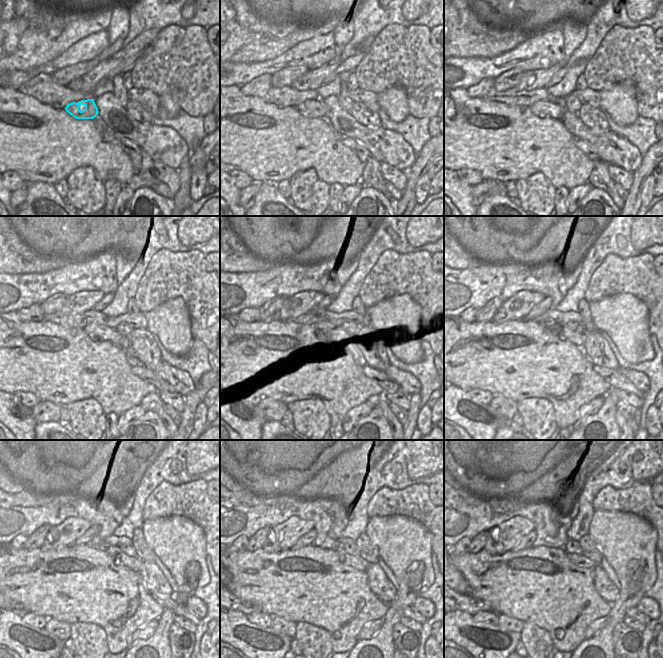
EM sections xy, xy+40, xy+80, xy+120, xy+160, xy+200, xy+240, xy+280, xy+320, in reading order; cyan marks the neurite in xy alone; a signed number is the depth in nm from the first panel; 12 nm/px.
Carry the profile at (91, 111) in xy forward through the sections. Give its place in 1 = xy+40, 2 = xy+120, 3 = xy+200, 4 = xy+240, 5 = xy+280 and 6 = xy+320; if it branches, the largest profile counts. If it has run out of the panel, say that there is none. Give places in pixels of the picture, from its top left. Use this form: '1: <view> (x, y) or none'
1: xy+40 (317, 108)
2: xy+120 (96, 332)
3: xy+200 (564, 333)
4: xy+240 (120, 558)
5: xy+280 (358, 563)
6: xy+320 (579, 560)

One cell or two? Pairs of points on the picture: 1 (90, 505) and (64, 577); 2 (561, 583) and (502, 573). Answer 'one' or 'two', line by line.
1: two
2: one

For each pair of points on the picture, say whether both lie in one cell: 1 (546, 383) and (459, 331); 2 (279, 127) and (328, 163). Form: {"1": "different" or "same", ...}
{"1": "same", "2": "same"}

